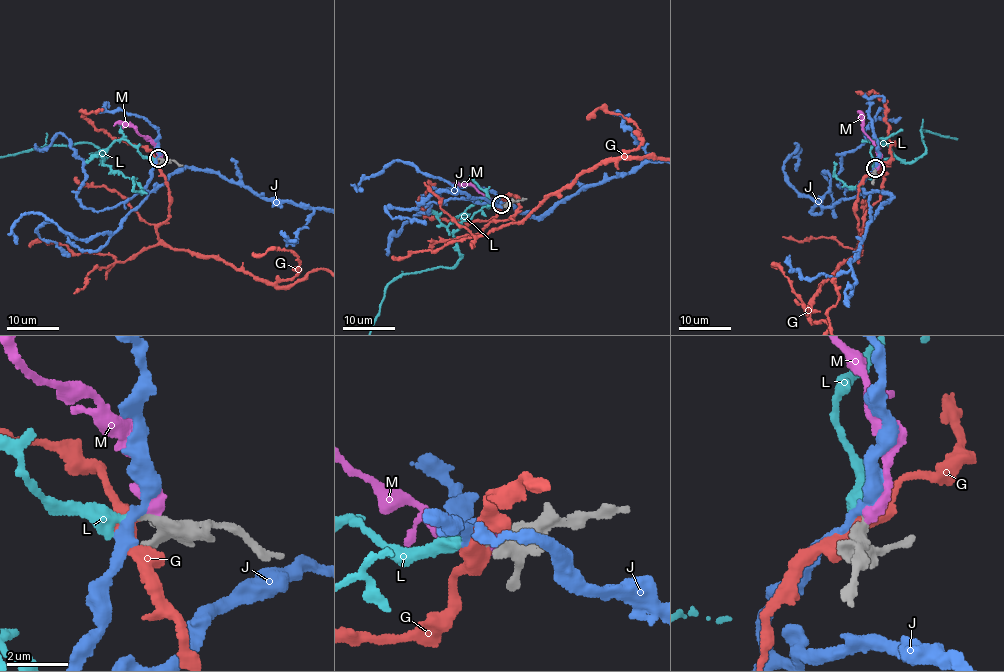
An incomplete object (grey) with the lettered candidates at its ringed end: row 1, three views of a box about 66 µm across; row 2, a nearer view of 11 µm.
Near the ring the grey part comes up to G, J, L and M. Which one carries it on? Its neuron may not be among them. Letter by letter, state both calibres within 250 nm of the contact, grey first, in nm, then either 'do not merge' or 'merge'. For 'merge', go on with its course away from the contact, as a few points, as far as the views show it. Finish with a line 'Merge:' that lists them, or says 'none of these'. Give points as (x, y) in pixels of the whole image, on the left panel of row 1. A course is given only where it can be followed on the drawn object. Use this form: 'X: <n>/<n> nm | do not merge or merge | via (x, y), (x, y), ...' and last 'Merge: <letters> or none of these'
G: 320/460 nm | do not merge
J: 320/320 nm | do not merge
L: 320/240 nm | merge | via (158, 158), (145, 157), (118, 139), (100, 153), (104, 161), (105, 155), (89, 143), (42, 146)
M: 260/500 nm | do not merge
Merge: L

